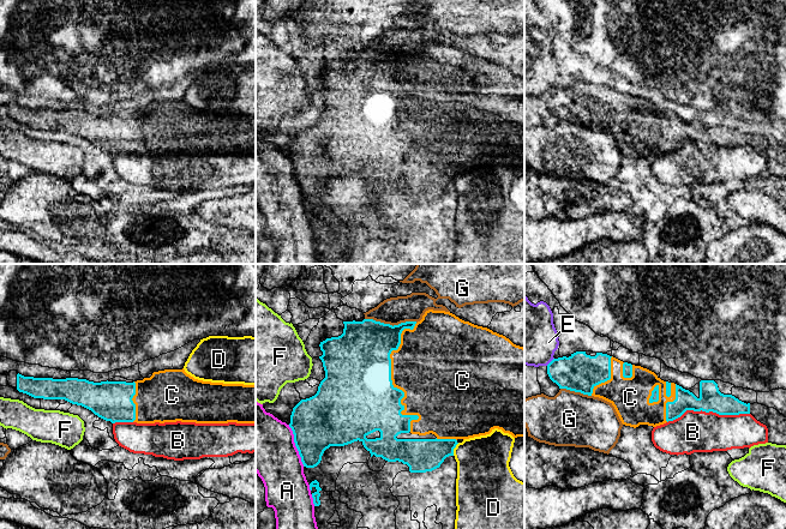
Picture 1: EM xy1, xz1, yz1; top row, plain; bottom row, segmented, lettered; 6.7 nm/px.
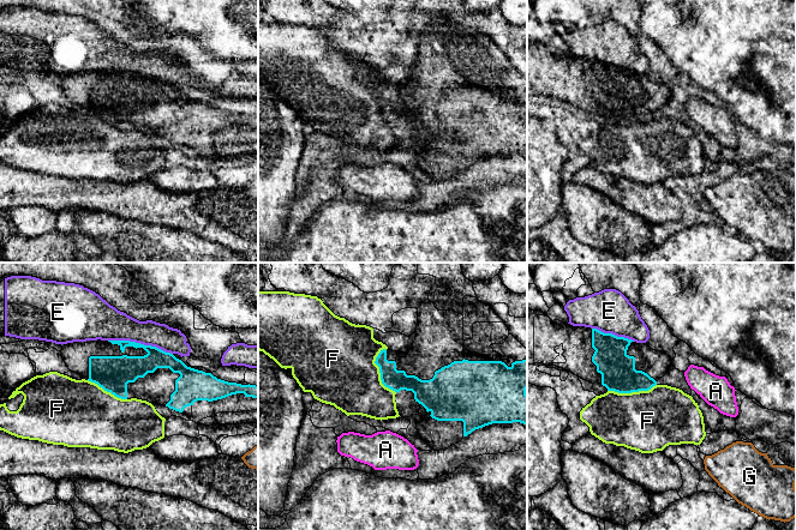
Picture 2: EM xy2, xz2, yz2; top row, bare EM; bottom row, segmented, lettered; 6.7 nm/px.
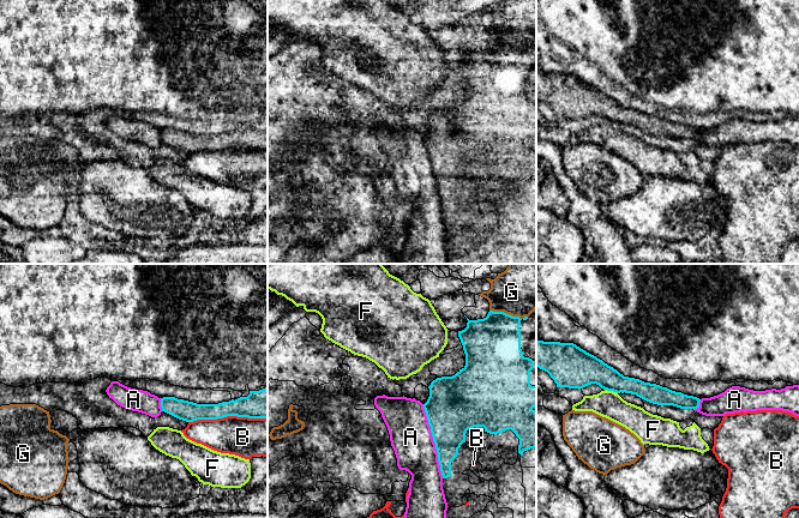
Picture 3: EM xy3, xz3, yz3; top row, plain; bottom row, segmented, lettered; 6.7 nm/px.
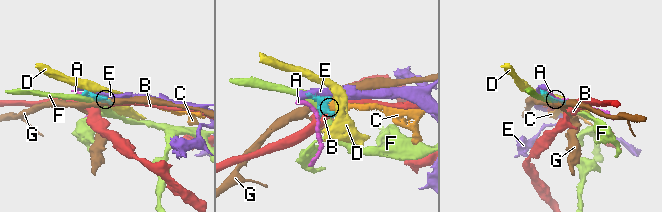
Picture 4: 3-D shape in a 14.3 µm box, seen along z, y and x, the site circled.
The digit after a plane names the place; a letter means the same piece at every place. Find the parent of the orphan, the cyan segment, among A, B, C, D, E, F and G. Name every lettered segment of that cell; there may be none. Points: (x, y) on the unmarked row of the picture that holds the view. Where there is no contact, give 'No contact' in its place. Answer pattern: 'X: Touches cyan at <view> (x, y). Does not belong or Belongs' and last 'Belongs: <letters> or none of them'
A: Touches cyan at xz3 (433, 172). Does not belong
B: Touches cyan at yz1 (708, 143). Does not belong
C: Touches cyan at xz1 (391, 113). Belongs
D: Touches cyan at xz1 (454, 179). Does not belong
E: Touches cyan at xy2 (139, 74). Does not belong
F: Touches cyan at xz2 (379, 103). Does not belong
G: Touches cyan at xz1 (391, 56). Does not belong
Belongs: C

